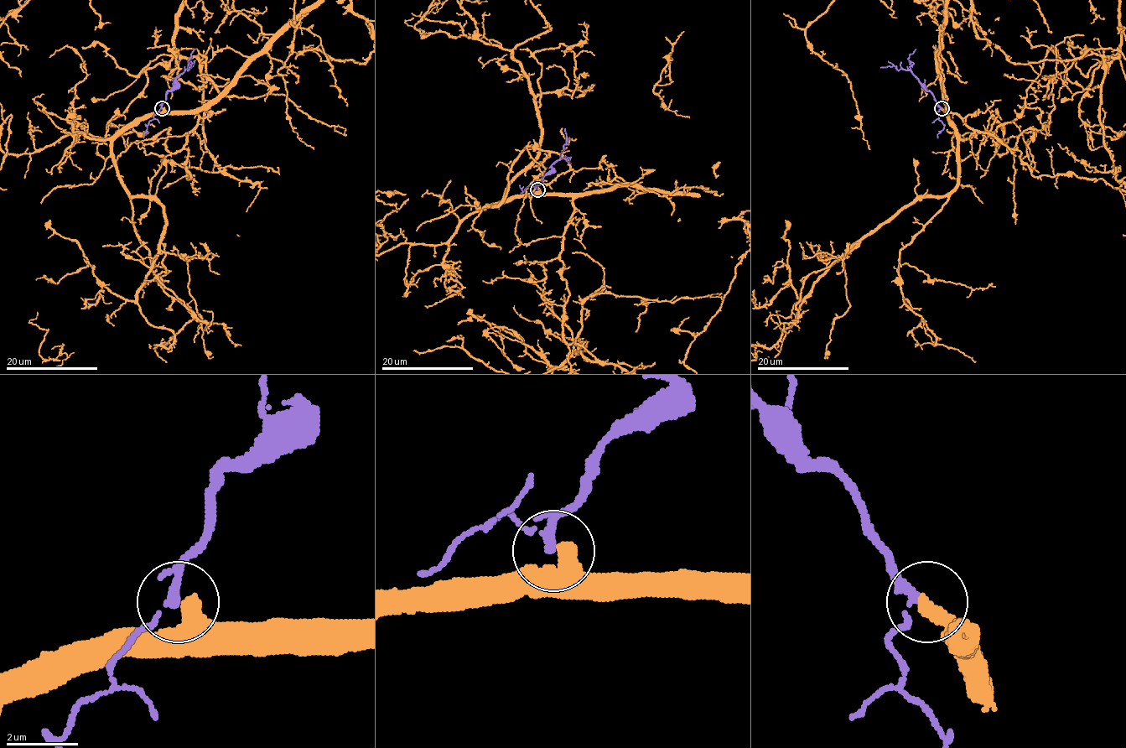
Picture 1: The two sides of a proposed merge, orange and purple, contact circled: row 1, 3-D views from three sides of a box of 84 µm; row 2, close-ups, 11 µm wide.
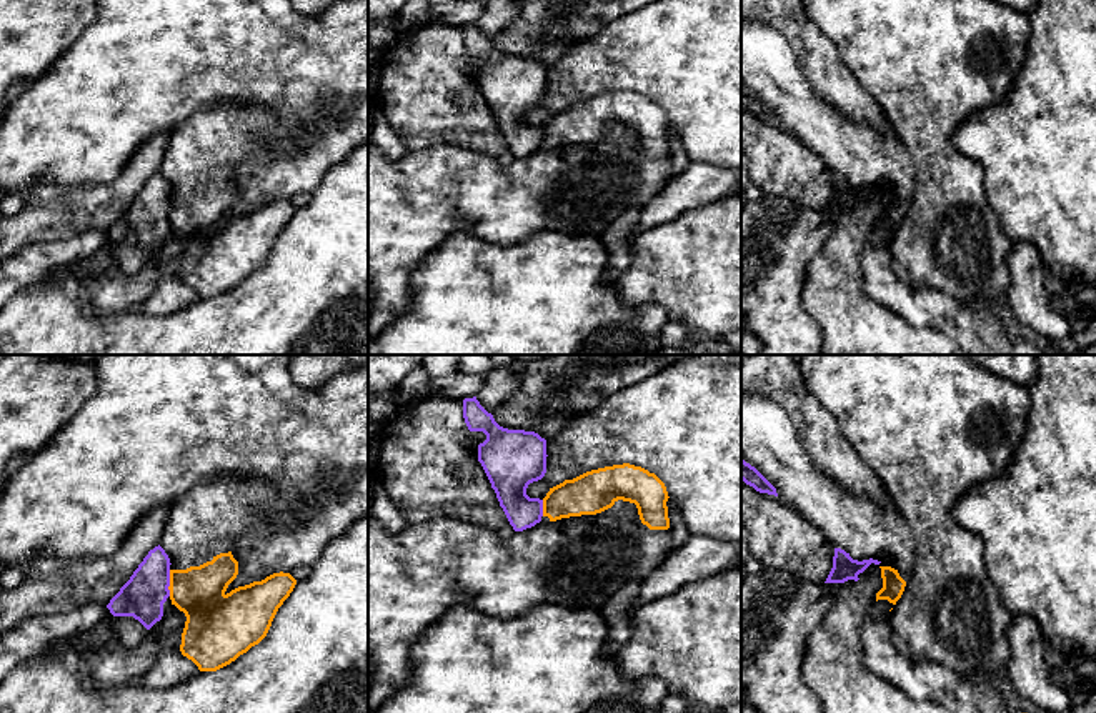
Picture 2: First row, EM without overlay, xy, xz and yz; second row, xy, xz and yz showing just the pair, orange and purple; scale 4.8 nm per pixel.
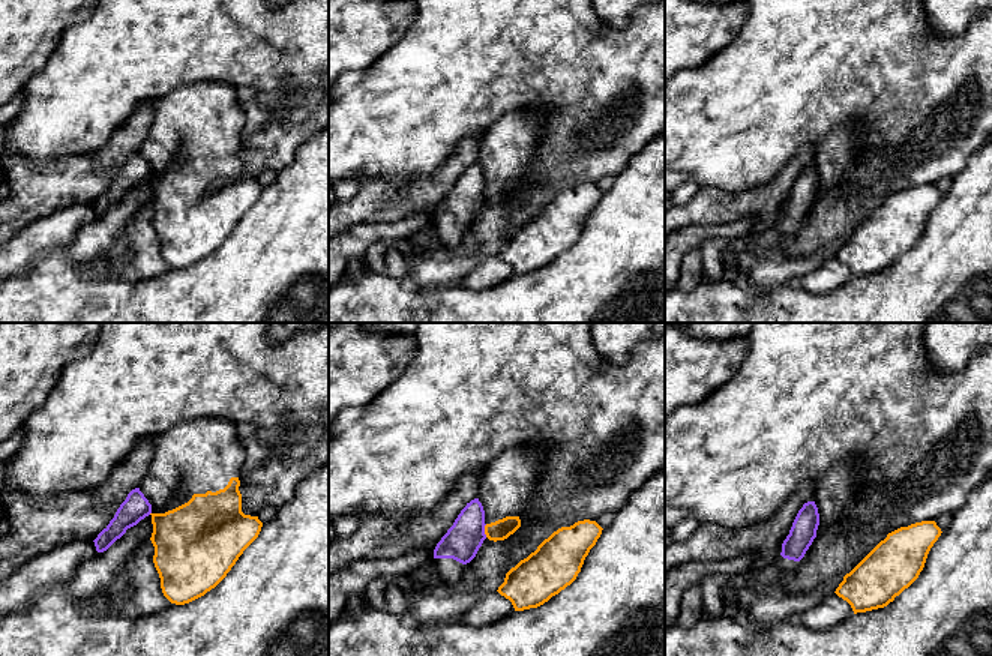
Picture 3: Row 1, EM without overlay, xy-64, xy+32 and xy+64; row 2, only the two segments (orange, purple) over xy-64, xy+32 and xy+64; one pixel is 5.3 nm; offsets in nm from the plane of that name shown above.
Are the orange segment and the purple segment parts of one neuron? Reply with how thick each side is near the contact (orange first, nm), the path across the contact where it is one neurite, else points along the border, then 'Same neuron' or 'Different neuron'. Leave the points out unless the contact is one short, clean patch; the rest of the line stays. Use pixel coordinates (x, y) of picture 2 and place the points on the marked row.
Thickness 240 nm (orange) against 220 nm. Different neuron

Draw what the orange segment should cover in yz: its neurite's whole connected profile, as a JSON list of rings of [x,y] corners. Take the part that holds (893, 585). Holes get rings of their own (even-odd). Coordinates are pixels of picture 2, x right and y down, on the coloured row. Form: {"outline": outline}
{"outline": [[[741,393],[741,458],[776,488],[778,498],[793,513],[813,523],[834,548],[858,561],[878,560],[883,588],[876,593],[876,601],[896,605],[913,571],[914,541],[904,515],[891,501],[883,506],[831,481],[813,465],[785,408],[761,395]]]}

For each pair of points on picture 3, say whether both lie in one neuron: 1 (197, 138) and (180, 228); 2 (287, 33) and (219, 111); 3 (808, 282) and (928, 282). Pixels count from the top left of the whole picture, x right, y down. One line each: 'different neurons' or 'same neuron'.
1: same neuron
2: different neurons
3: different neurons

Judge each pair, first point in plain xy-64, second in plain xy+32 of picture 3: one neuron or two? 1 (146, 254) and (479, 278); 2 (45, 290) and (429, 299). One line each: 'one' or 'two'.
1: one
2: one

